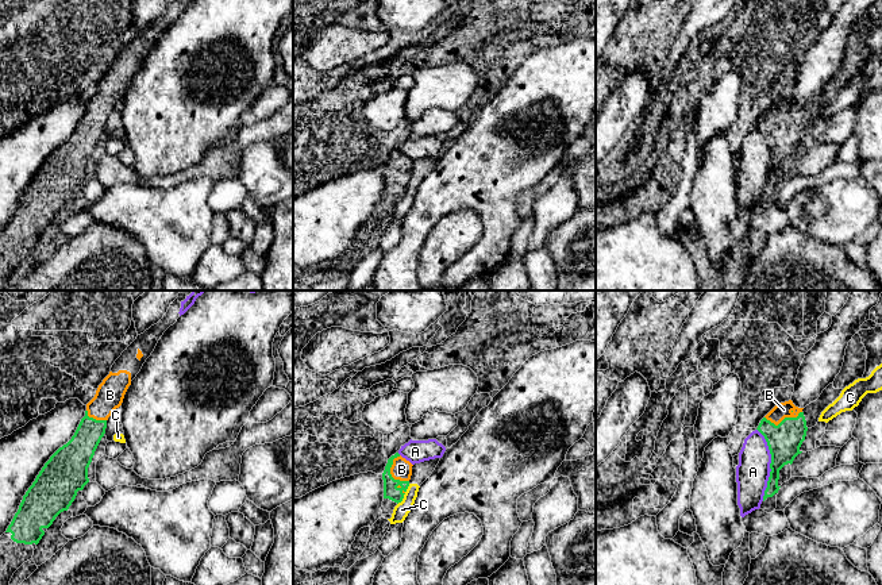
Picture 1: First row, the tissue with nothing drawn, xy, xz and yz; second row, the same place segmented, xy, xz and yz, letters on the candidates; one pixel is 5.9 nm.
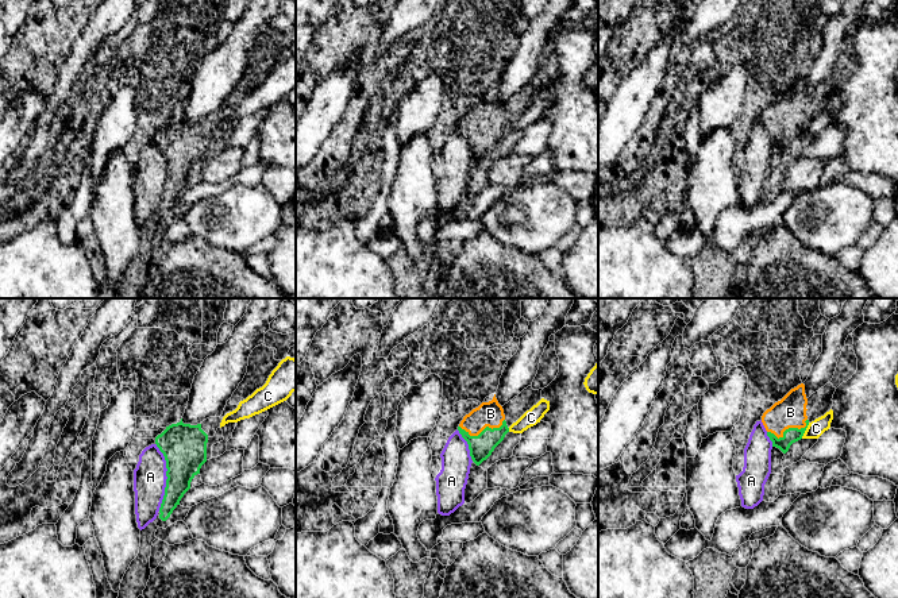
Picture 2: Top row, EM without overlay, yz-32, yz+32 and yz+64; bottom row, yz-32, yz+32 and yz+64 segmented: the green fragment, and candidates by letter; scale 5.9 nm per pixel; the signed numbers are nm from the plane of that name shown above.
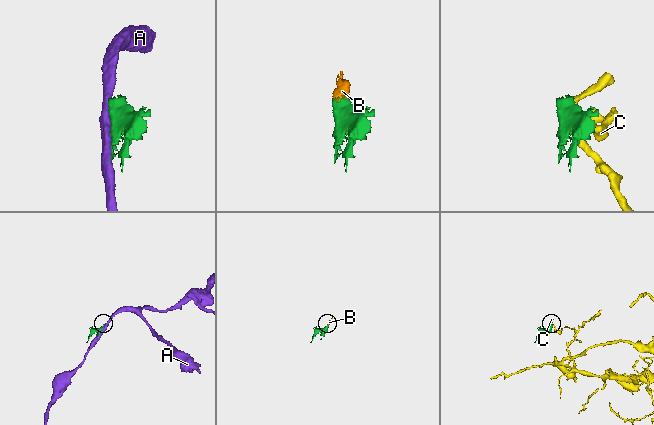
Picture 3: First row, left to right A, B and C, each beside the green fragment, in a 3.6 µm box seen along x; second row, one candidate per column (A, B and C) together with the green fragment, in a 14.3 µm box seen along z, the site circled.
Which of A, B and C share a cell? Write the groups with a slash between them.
A / B / C

